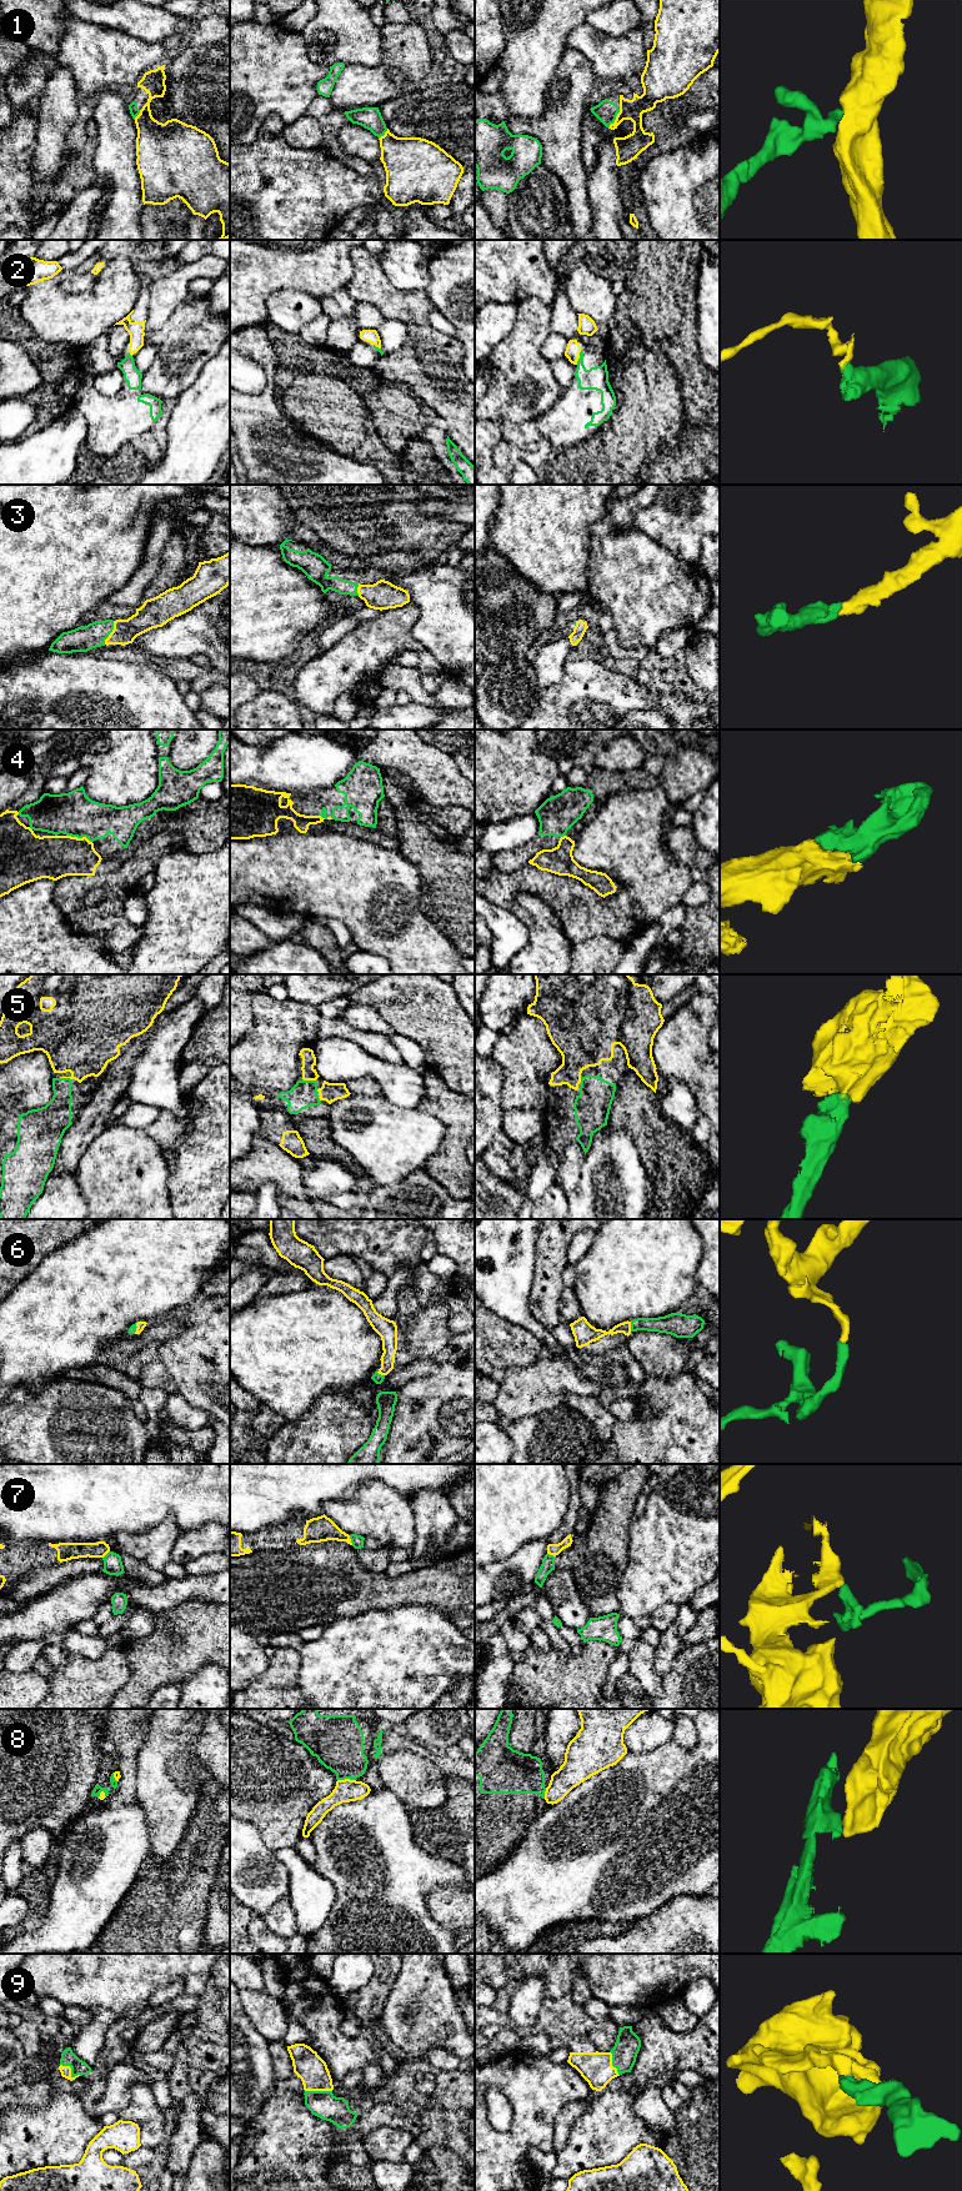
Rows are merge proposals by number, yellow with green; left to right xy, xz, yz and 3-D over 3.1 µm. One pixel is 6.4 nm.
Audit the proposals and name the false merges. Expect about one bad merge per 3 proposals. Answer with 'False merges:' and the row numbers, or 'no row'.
False merges: 2, 7, 8

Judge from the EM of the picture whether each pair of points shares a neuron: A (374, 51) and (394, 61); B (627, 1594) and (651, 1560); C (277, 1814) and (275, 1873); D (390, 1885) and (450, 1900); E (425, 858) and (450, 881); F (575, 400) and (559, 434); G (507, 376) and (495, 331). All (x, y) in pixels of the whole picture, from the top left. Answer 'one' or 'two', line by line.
A: two
B: one
C: two
D: two
E: one
F: one
G: two

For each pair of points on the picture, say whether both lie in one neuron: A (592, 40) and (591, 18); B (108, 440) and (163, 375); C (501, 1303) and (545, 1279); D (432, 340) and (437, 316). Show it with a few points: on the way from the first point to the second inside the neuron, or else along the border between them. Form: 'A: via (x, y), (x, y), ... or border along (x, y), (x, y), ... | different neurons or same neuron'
A: border along (585, 23), (594, 28) | different neurons
B: border along (141, 374), (141, 389), (161, 401) | different neurons
C: border along (536, 1258), (529, 1300), (532, 1315) | different neurons
D: border along (431, 307), (429, 322), (454, 337) | different neurons

